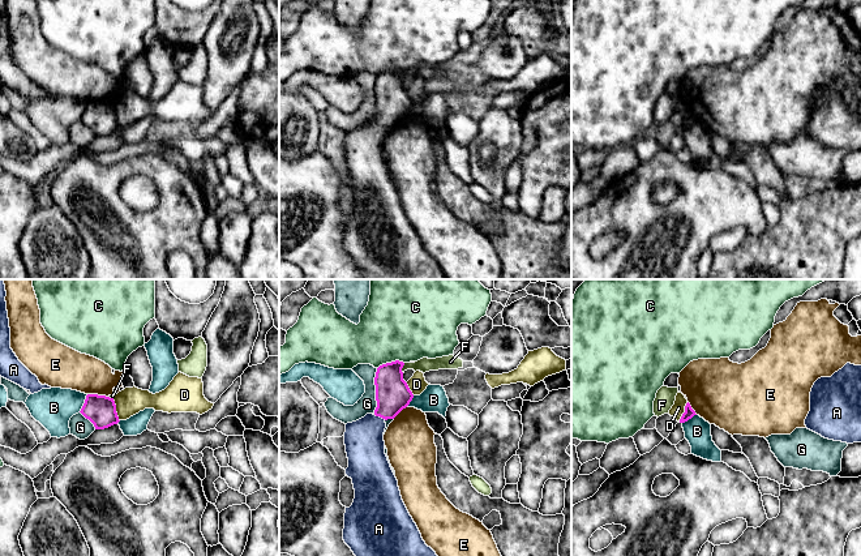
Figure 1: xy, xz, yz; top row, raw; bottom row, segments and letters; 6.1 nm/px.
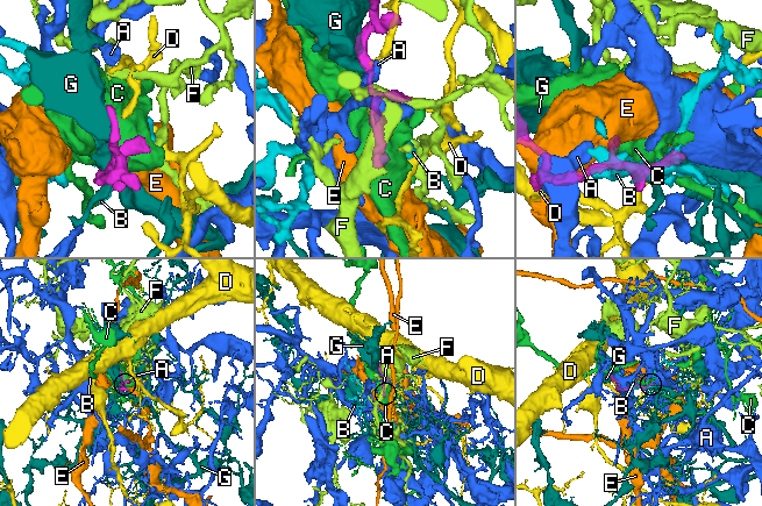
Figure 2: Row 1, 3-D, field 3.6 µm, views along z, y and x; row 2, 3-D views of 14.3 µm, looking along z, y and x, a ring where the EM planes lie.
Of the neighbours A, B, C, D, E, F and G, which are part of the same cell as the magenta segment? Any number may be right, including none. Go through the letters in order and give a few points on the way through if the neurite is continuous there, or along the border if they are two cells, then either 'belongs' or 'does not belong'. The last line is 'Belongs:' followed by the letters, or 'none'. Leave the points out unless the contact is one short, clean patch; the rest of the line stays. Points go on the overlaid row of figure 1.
A: across xz (393, 394), (389, 406), (380, 416), (365, 435), (364, 443) | belongs
B: does not belong
C: does not belong
D: along xy (112, 398), (119, 420) | does not belong
E: along xy (88, 393), (107, 397) | does not belong
F: along xz (405, 363), (402, 372) | does not belong
G: does not belong
Belongs: A

